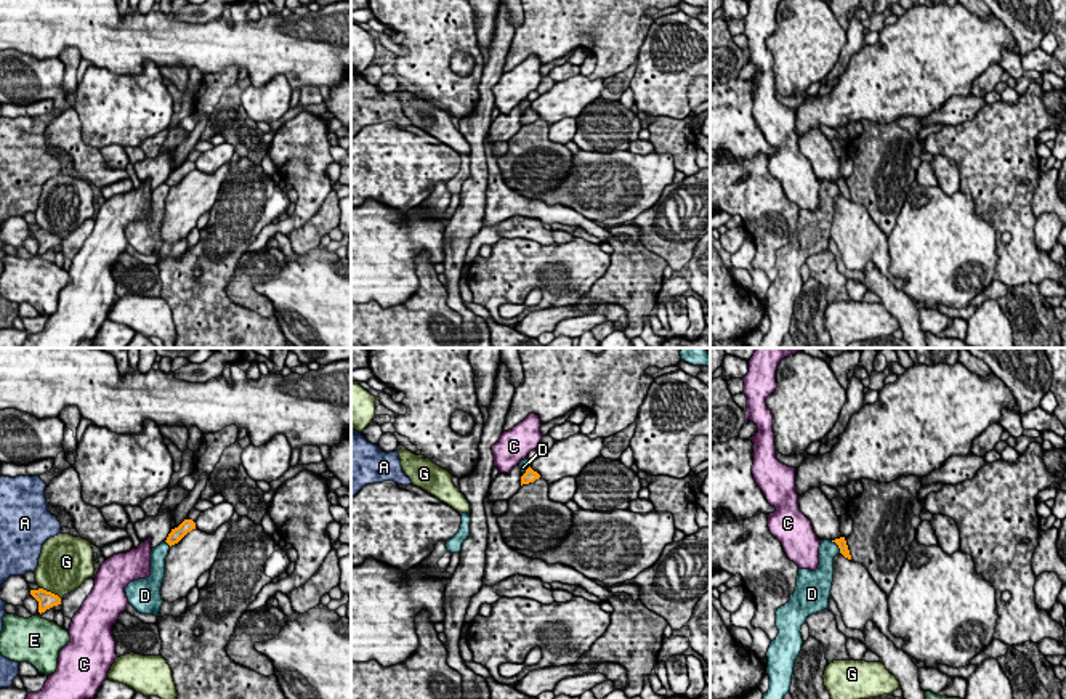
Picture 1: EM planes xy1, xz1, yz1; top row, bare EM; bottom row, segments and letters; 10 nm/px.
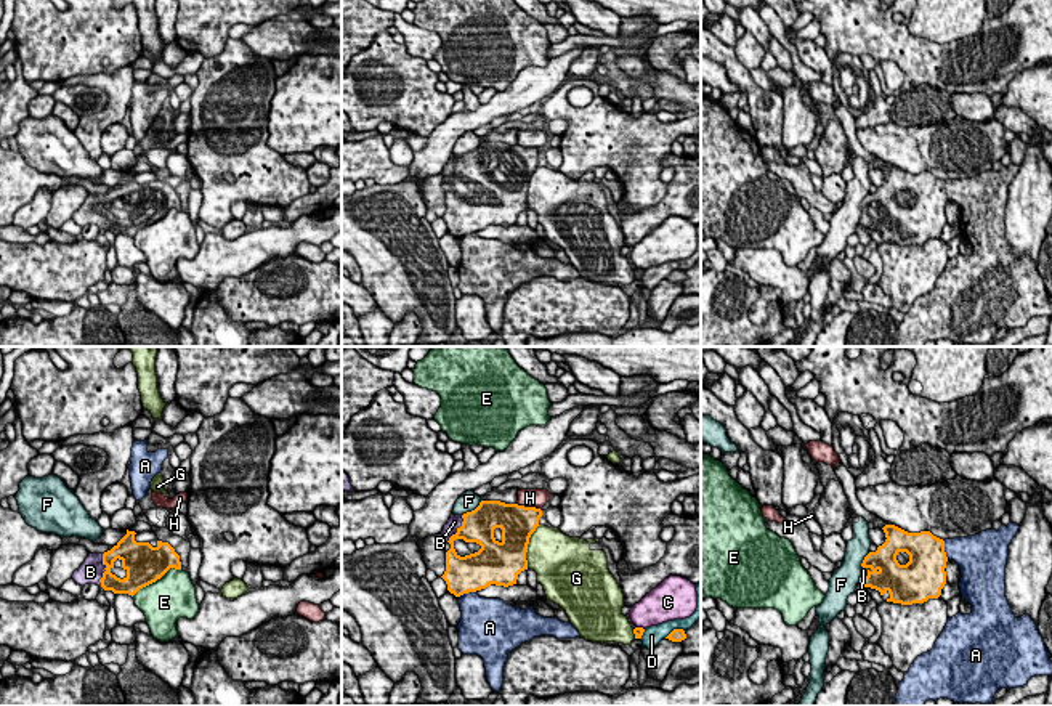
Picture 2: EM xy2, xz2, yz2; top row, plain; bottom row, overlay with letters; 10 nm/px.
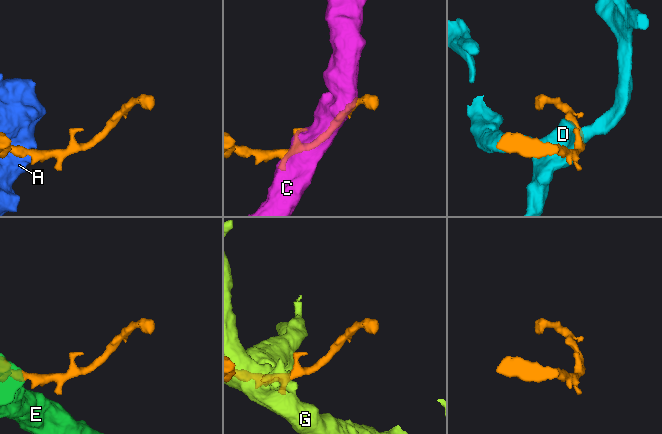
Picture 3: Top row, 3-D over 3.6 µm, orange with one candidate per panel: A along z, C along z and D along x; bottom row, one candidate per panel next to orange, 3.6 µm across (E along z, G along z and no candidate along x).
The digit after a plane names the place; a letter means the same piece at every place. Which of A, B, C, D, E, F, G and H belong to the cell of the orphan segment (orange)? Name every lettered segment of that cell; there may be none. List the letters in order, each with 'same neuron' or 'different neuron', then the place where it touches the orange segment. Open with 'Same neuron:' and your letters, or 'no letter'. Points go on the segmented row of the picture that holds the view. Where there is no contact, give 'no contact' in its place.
Same neuron: B
A: different neuron | xz2 (467, 592)
B: same neuron | xy2 (105, 572)
C: different neuron | xz2 (640, 628)
D: different neuron | xz2 (674, 629)
E: different neuron | xy2 (156, 580)
F: different neuron | xz2 (472, 511)
G: different neuron | xz2 (526, 546)
H: different neuron | xz2 (530, 507)

